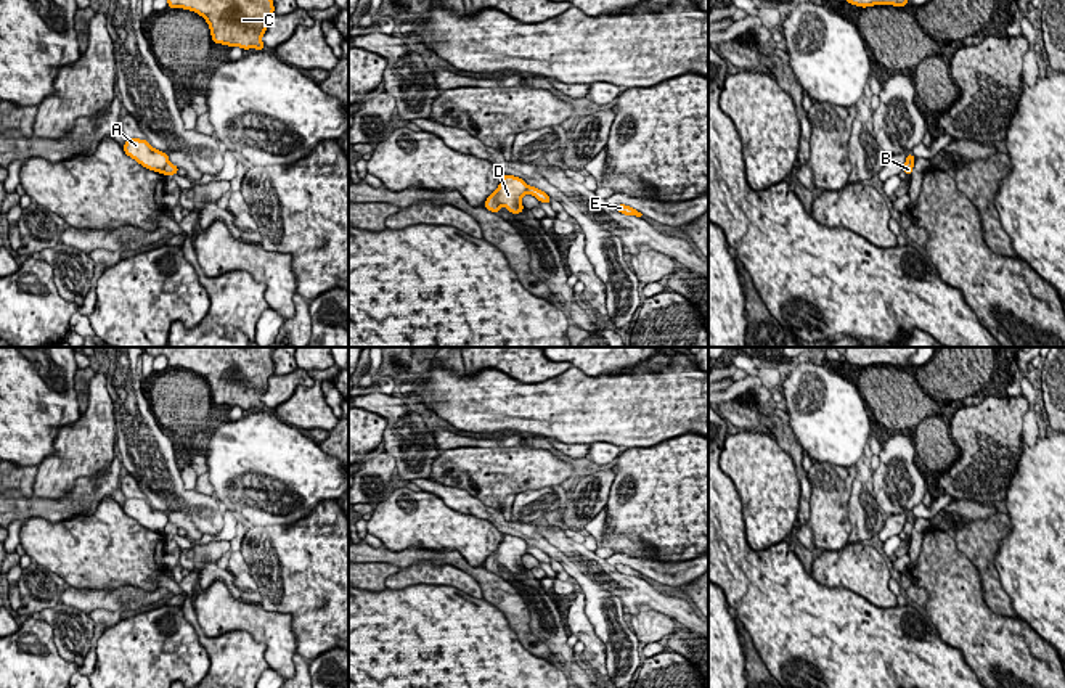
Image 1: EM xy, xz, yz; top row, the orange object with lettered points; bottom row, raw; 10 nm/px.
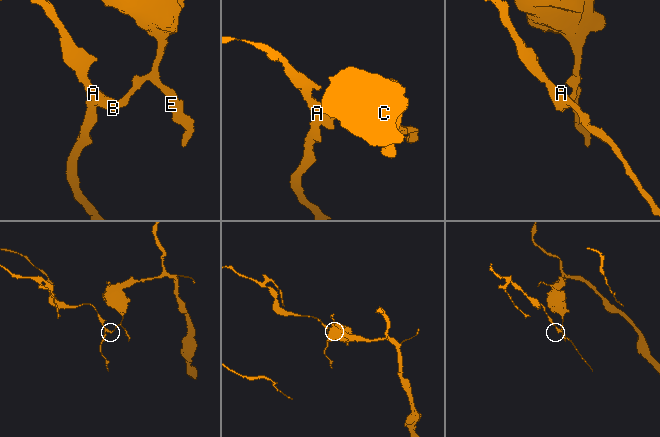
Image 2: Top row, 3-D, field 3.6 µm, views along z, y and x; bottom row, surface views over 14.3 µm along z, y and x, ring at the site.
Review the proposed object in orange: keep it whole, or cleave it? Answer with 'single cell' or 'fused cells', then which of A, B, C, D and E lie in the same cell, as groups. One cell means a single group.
fused cells; groups A D / B C E

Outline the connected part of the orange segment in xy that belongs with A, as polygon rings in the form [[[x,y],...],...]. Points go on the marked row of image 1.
[[[127,138],[125,145],[122,146],[125,154],[135,159],[143,167],[149,170],[164,174],[164,167],[169,162],[167,153],[154,149],[148,140],[140,138]]]

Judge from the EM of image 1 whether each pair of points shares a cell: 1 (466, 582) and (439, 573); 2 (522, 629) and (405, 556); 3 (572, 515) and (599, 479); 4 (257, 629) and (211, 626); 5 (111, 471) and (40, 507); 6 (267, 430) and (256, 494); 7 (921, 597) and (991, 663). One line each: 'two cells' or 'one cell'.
1: one cell
2: one cell
3: one cell
4: one cell
5: one cell
6: one cell
7: two cells

